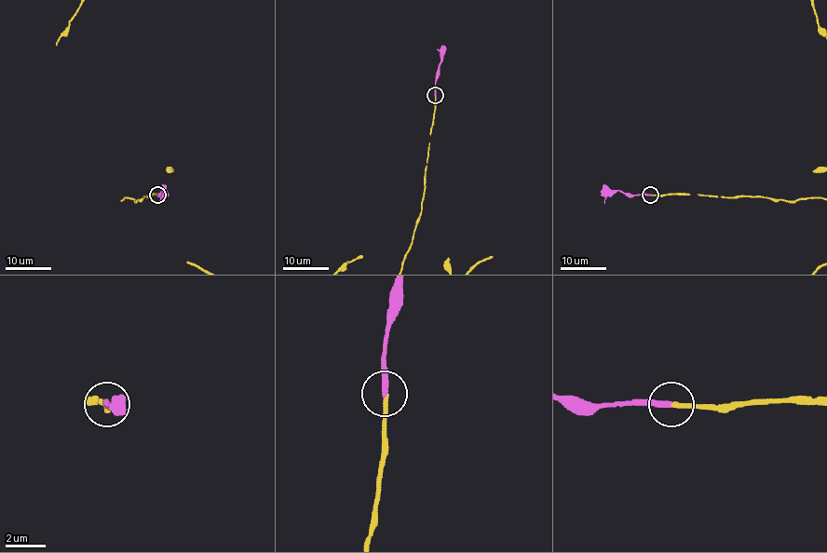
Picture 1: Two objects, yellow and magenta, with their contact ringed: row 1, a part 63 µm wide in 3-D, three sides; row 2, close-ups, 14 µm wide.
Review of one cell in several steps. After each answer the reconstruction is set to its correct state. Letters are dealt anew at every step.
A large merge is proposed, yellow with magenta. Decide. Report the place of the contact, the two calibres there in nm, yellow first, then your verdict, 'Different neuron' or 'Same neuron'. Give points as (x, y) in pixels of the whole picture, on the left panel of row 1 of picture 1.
Place: (157, 195). Thickness 200 nm (yellow) against 320 nm. Same neuron

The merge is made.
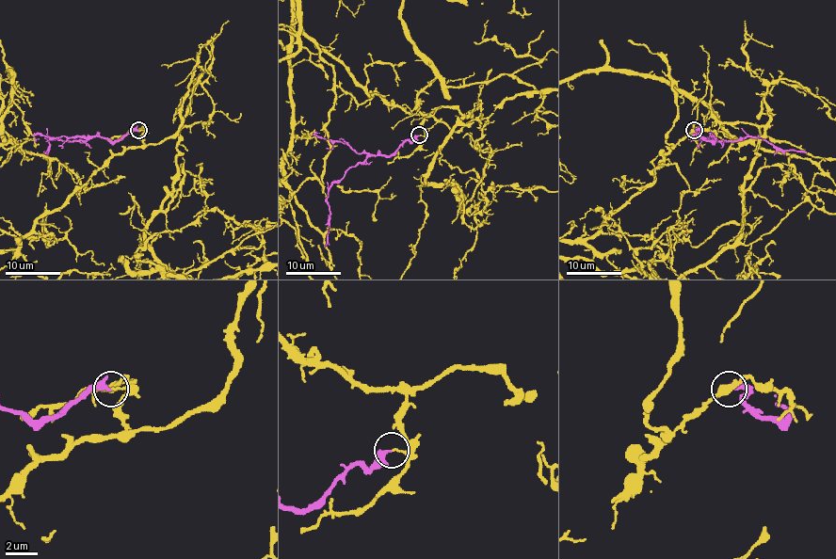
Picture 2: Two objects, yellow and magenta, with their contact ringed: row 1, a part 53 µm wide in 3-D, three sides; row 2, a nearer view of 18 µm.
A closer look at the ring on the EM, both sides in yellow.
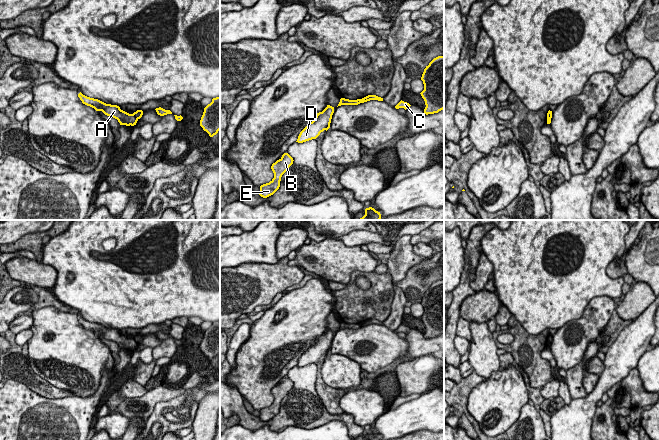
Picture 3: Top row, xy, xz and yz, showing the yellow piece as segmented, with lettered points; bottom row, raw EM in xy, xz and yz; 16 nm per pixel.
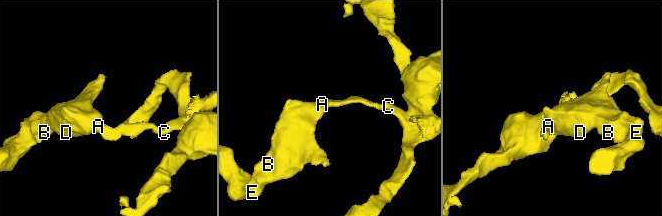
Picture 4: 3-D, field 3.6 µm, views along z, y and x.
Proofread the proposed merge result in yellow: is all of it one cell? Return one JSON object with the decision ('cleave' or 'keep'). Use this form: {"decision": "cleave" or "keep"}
{"decision": "cleave"}

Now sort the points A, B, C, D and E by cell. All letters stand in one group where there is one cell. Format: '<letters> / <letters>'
A B D E / C

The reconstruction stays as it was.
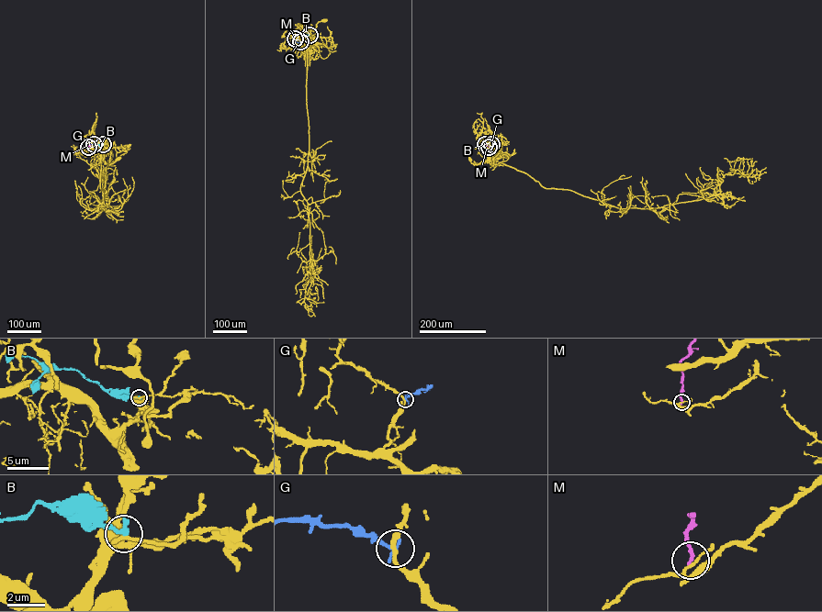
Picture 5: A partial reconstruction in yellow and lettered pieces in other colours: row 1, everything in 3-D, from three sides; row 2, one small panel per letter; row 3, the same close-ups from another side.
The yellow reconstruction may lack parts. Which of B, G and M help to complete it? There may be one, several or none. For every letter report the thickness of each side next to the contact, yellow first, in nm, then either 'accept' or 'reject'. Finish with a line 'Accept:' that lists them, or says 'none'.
B: 190 nm thick on the yellow side, 240 nm on the other; reject
G: 200 nm thick on the yellow side, 220 nm on the other; reject
M: 100 nm thick on the yellow side, 170 nm on the other; reject
Accept: none

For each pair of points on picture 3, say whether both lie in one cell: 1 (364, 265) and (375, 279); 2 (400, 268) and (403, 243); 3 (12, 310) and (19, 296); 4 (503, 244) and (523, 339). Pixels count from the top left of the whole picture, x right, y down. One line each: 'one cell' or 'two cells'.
1: two cells
2: one cell
3: one cell
4: two cells

